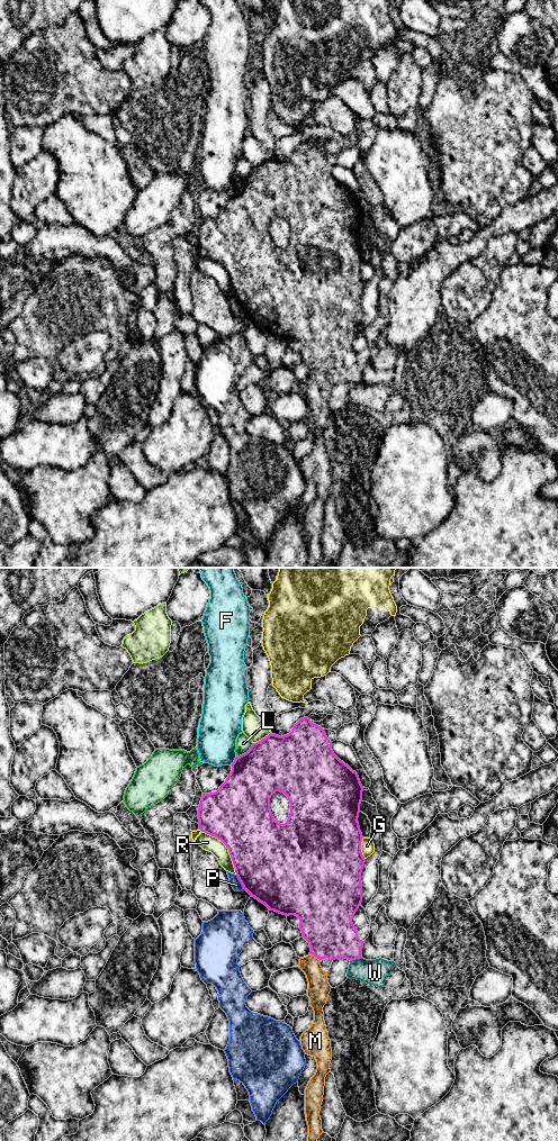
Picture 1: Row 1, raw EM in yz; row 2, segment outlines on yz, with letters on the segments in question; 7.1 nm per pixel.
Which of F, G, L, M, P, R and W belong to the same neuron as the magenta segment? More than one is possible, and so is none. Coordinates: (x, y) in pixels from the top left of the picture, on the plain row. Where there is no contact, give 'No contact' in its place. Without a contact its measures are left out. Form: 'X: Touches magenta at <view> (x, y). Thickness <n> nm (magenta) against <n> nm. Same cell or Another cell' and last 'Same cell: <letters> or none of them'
F: Touches magenta at yz (234, 186). Thickness 360 nm (magenta) against 280 nm. Another cell
G: Touches magenta at yz (360, 273). Thickness 500 nm (magenta) against 100 nm. Another cell
L: Touches magenta at yz (246, 177). Thickness 400 nm (magenta) against 110 nm. Another cell
M: Touches magenta at yz (315, 380). Thickness 360 nm (magenta) against 160 nm. Same cell
P: Touches magenta at yz (240, 305). Thickness 500 nm (magenta) against 70 nm. Another cell
R: Touches magenta at yz (226, 271). Thickness 460 nm (magenta) against 110 nm. Another cell
W: Touches magenta at yz (356, 382). Thickness 340 nm (magenta) against 180 nm. Another cell
Same cell: M

